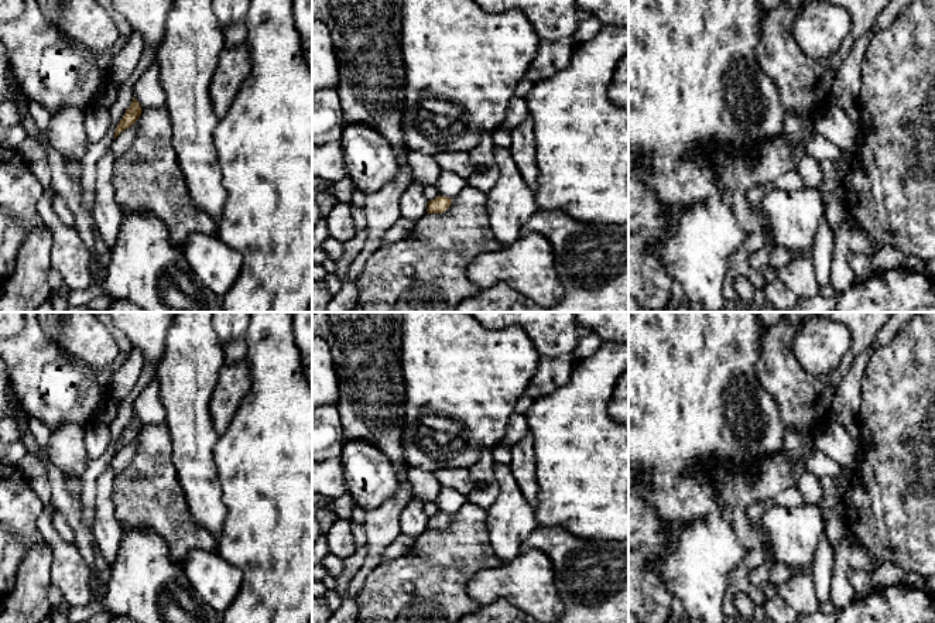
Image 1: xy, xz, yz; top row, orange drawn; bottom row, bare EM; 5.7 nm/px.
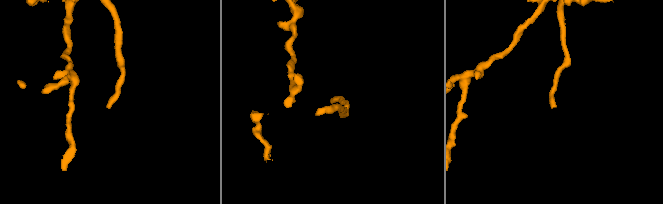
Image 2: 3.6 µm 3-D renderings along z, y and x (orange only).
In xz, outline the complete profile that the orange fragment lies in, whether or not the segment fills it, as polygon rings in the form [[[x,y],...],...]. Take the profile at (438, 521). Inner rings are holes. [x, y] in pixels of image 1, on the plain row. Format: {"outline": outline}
{"outline": [[[439,511],[428,518],[428,530],[442,530],[451,523],[451,520],[452,520],[451,514]]]}

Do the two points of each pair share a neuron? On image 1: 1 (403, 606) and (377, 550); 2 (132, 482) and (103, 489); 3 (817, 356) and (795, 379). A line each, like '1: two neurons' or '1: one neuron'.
1: two neurons
2: two neurons
3: two neurons

